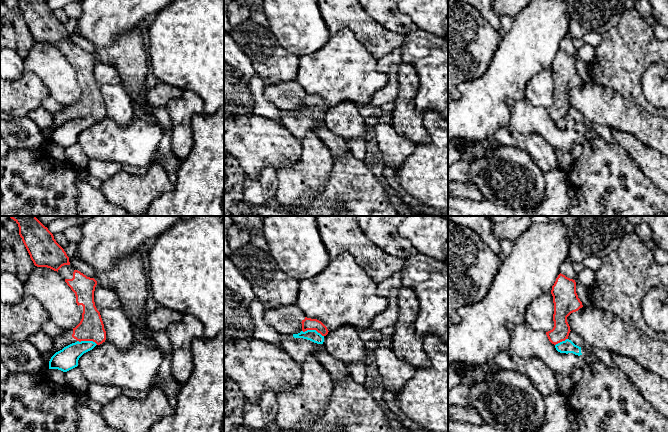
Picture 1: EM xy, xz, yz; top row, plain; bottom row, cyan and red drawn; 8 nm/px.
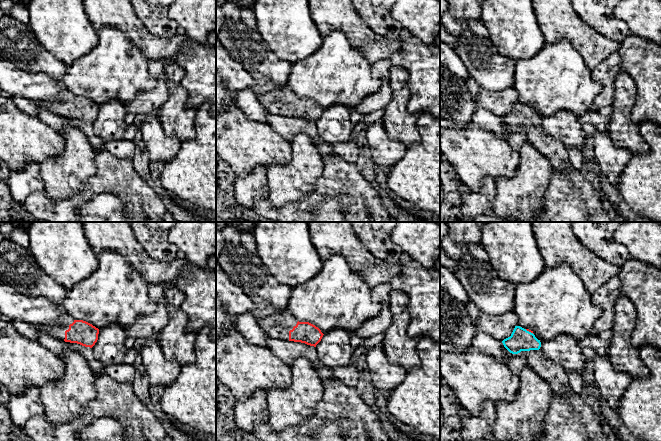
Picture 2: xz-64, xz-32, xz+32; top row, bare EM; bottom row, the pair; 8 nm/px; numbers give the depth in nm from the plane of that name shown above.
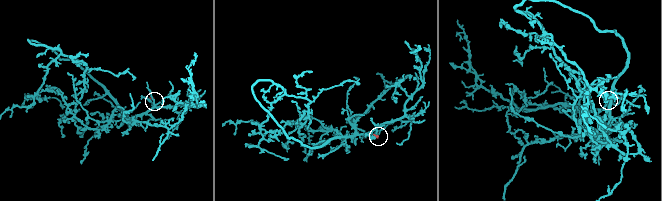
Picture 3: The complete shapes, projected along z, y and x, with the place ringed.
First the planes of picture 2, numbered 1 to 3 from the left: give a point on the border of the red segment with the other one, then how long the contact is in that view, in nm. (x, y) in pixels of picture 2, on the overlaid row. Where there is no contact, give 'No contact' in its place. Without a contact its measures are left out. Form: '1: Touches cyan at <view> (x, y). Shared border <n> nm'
1: No contact
2: No contact
3: Touches cyan at xz+32 (528, 331). Shared border 80 nm

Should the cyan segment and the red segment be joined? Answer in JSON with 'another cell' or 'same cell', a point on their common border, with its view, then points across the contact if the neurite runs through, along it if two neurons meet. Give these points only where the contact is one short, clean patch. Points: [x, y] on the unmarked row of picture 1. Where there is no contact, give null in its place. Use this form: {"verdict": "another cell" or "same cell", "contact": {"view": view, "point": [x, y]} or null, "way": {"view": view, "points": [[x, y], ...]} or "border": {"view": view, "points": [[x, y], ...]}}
{"verdict": "another cell", "contact": {"view": "xz", "point": [313, 106]}, "border": {"view": "xz", "points": [[302, 106], [316, 106], [323, 112]]}}

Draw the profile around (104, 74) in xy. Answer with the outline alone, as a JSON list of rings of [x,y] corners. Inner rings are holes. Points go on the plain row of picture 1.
[[[99,60],[95,63],[94,78],[99,88],[103,85],[122,85],[122,78],[117,69]]]

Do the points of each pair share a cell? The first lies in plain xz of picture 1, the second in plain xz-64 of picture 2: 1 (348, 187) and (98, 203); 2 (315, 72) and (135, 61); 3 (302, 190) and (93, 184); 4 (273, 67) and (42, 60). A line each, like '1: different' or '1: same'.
1: different
2: same
3: different
4: same

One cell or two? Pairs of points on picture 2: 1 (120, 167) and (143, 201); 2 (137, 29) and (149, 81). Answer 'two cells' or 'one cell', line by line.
1: one cell
2: two cells

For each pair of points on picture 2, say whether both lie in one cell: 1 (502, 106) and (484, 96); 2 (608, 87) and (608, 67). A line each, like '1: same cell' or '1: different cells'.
1: same cell
2: same cell

